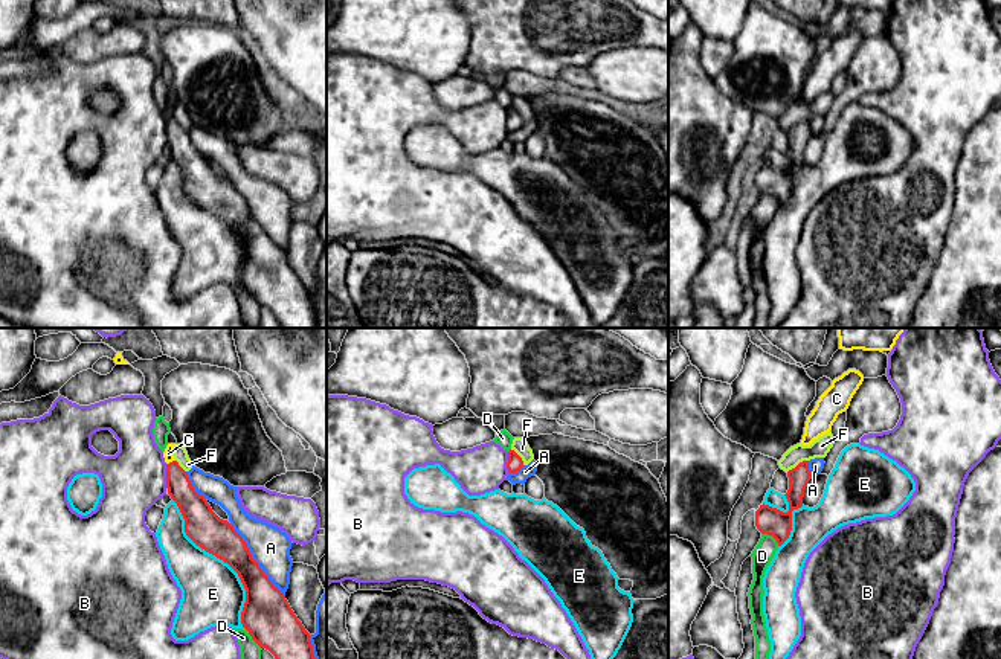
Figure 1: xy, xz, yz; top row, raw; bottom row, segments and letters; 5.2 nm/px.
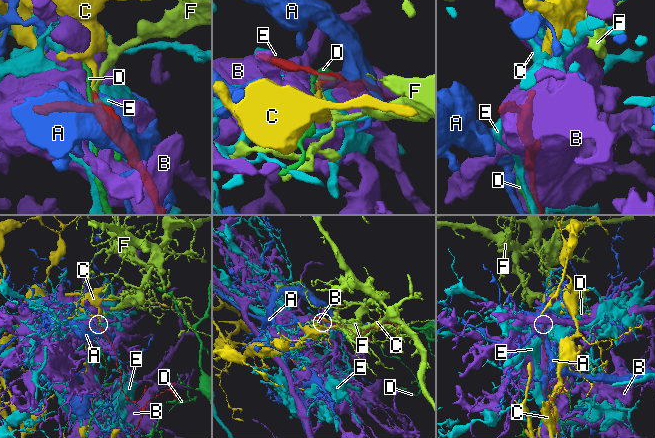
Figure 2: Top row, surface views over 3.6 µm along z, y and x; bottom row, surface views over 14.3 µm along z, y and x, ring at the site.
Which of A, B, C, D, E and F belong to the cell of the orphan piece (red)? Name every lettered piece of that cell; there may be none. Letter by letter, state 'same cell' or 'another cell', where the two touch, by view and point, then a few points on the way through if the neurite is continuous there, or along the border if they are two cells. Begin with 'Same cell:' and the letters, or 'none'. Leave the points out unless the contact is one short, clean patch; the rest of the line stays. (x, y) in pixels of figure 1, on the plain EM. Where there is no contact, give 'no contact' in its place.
Same cell: C
A: another cell; meets red in xy at (254, 218)
B: another cell; meets red in xy at (167, 135)
C: same cell; meets red in xy at (170, 121); runs through xy (189, 160), (182, 151), (170, 121), (168, 112)
D: another cell; meets red in yz at (771, 192)
E: another cell; meets red in xy at (223, 218)
F: another cell; meets red in yz at (798, 122); border along yz (807, 118), (786, 130)

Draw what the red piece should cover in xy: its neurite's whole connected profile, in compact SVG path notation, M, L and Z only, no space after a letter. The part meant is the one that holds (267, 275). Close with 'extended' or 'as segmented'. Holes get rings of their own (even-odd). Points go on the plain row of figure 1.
M168 102L163 110L168 153L185 177L186 194L238 232L246 247L243 285L261 307L275 314L281 328L319 328L310 291L291 268L285 253L252 217L243 195L194 148L188 131L174 117L175 104Z | extended

